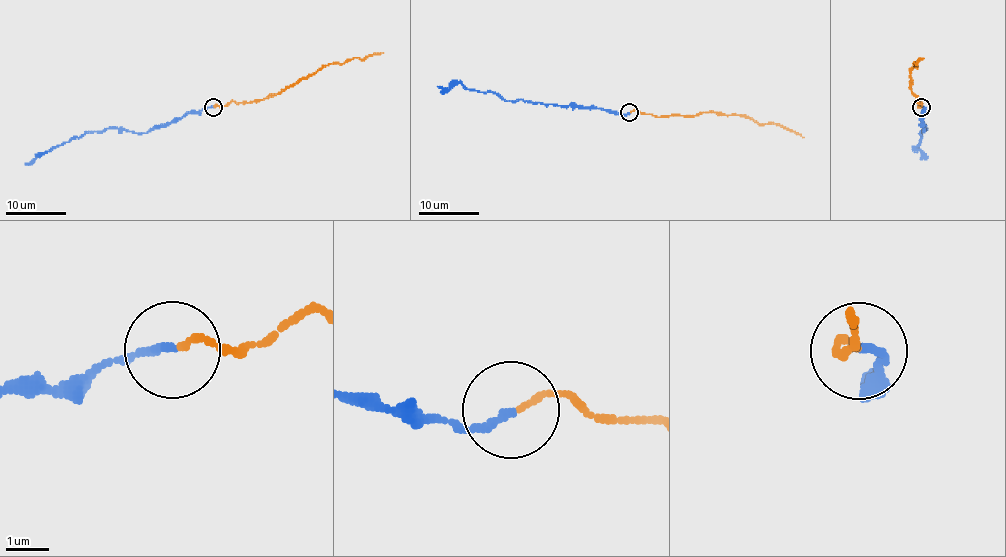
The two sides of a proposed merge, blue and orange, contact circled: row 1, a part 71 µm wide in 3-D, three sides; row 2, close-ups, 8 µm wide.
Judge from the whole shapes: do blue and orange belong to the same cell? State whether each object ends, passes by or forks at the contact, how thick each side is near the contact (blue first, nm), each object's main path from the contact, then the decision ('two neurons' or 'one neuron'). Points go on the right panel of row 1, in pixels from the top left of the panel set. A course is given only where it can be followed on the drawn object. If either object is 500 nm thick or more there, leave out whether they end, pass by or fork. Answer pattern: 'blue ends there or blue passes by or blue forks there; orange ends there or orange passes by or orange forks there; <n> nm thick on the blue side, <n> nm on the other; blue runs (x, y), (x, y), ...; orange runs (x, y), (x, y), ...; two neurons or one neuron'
blue ends there; orange ends there; 170 nm thick on the blue side, 130 nm on the other; blue runs (922, 107), (923, 131), (924, 125), (927, 128), (919, 133), (915, 148), (921, 152), (921, 159); orange runs (921, 107), (917, 106), (920, 102), (910, 89), (909, 71), (916, 67), (915, 62), (923, 58); one neuron

